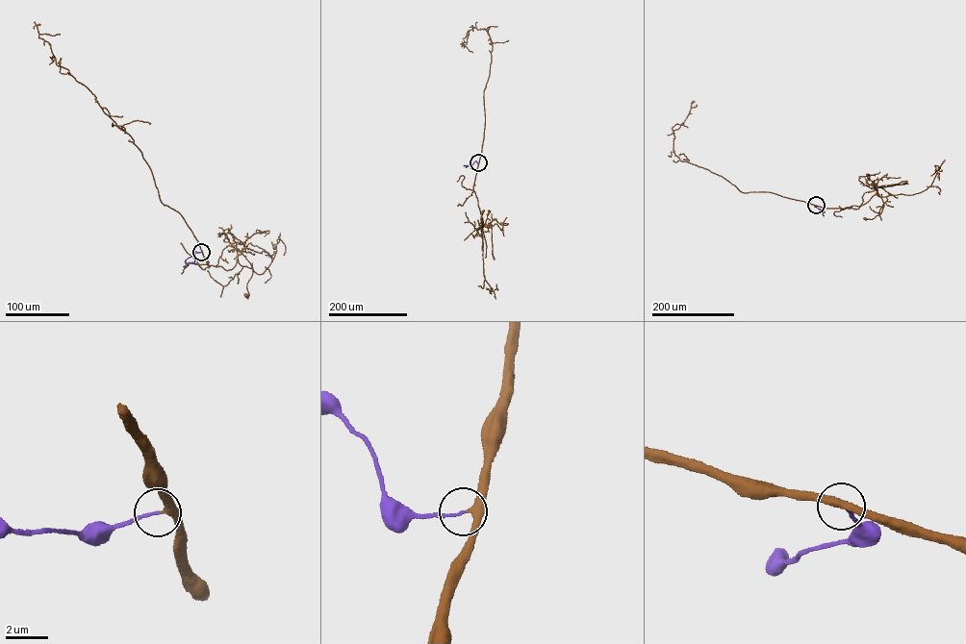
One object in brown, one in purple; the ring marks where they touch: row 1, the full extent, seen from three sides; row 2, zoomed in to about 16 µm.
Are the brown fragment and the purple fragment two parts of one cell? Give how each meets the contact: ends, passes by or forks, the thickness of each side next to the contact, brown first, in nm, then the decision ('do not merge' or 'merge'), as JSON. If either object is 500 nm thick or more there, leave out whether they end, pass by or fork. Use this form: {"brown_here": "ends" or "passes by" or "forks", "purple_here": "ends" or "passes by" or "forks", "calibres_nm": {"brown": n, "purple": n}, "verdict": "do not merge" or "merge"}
{"brown_here": "passes by", "purple_here": "ends", "calibres_nm": {"brown": 340, "purple": 120}, "verdict": "merge"}

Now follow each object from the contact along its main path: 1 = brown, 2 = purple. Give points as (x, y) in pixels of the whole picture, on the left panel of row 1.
1: (201, 252), (208, 265), (227, 270), (234, 267), (241, 253), (252, 269), (246, 286), (247, 298), (245, 295)
2: (201, 252), (195, 252), (193, 261), (183, 266)

